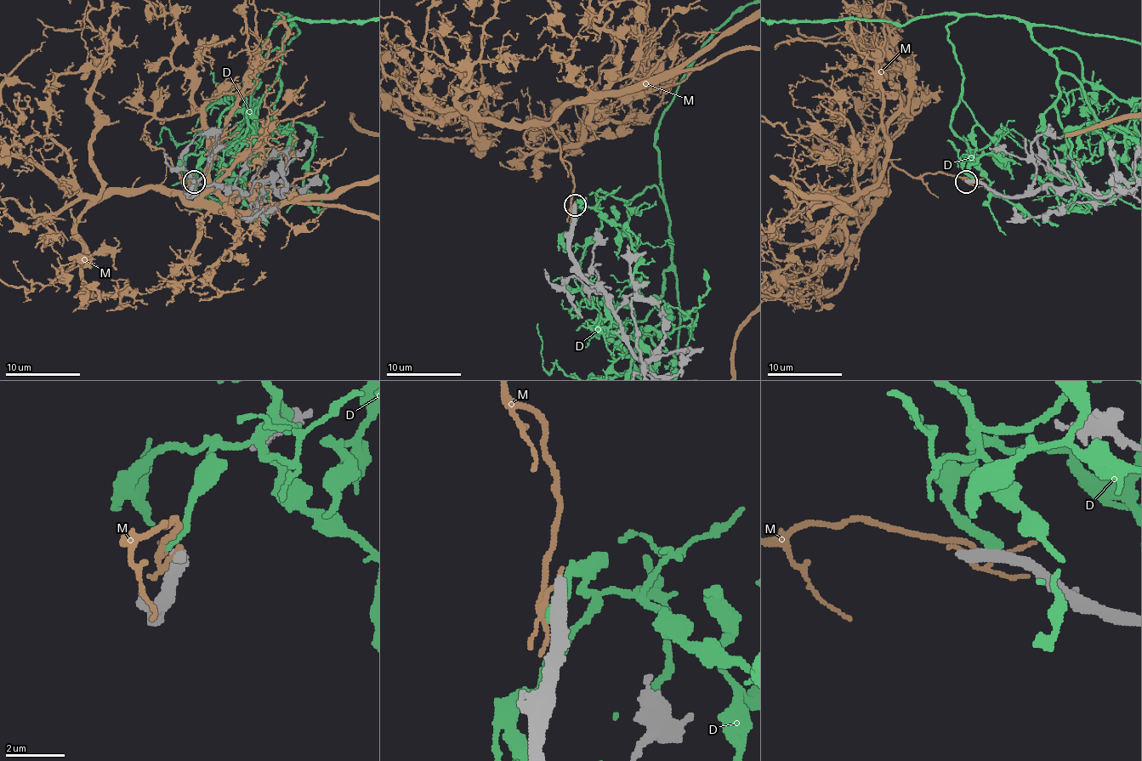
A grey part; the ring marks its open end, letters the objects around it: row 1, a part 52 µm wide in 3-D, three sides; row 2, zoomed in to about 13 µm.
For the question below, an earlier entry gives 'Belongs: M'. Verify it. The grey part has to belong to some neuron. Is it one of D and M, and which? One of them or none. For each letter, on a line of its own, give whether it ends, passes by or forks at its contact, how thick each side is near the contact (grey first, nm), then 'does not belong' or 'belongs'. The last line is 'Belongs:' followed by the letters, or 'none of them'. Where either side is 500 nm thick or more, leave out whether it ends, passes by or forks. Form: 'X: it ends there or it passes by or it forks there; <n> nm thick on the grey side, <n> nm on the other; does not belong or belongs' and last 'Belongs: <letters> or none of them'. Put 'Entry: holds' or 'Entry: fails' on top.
Entry: fails
D: 550 nm thick on the grey side, 360 nm on the other; does not belong
M: it ends there; 440 nm thick on the grey side, 150 nm on the other; does not belong
Belongs: none of them

